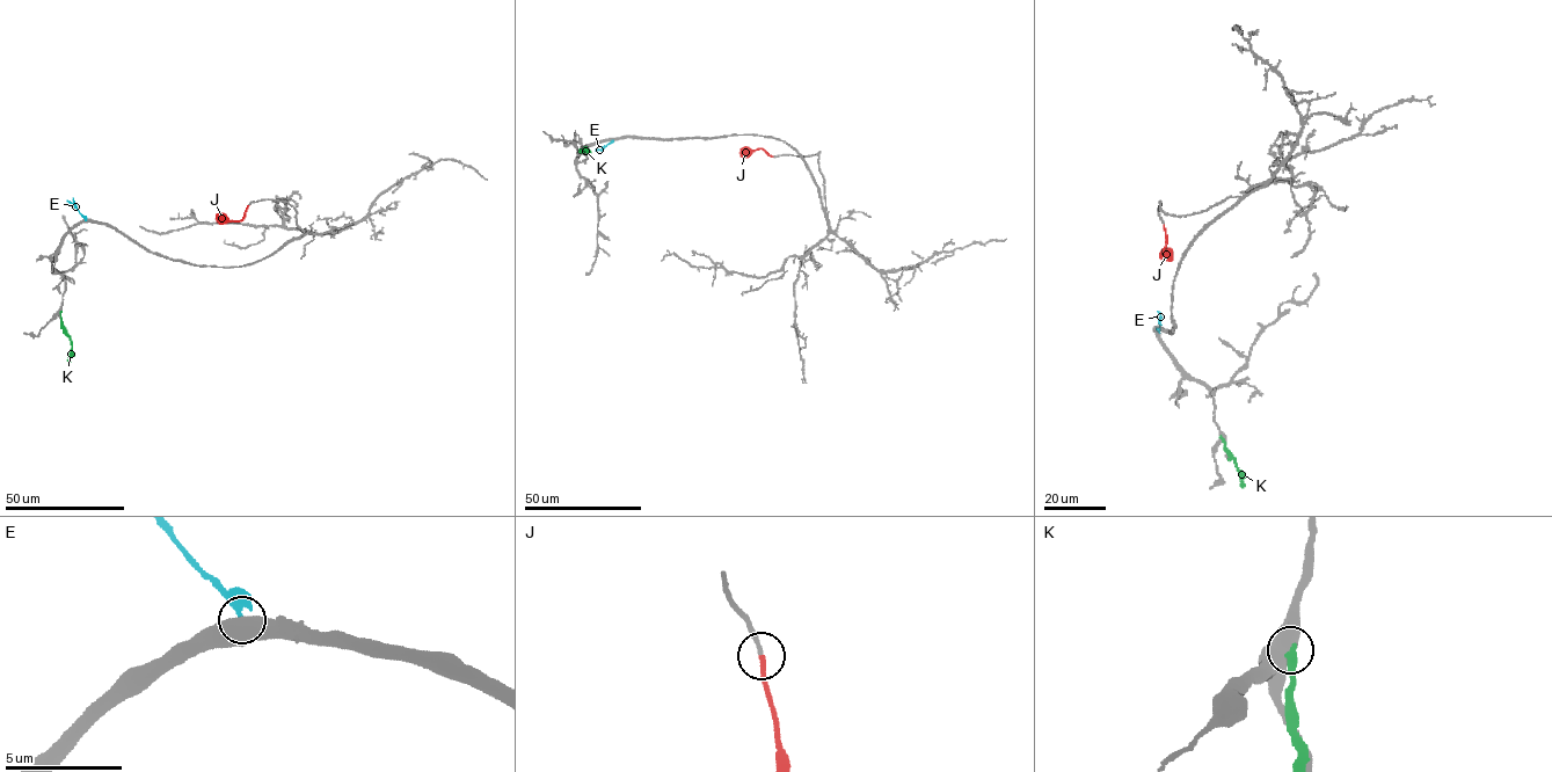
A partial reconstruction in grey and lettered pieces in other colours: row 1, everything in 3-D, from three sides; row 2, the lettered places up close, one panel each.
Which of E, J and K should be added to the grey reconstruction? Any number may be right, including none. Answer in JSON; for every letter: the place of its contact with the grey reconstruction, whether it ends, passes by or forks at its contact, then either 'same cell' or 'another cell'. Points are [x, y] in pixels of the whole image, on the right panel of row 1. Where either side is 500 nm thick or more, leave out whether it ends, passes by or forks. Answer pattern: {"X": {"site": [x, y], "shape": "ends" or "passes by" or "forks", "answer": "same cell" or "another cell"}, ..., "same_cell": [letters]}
{"E": {"site": [1159, 332], "answer": "another cell"}, "J": {"site": [1164, 224], "shape": "ends", "answer": "same cell"}, "K": {"site": [1221, 436], "answer": "another cell"}, "same_cell": ["J"]}

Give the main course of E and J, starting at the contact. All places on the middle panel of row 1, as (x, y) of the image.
E: (612, 140), (595, 151)
J: (772, 157), (762, 148), (740, 154)

